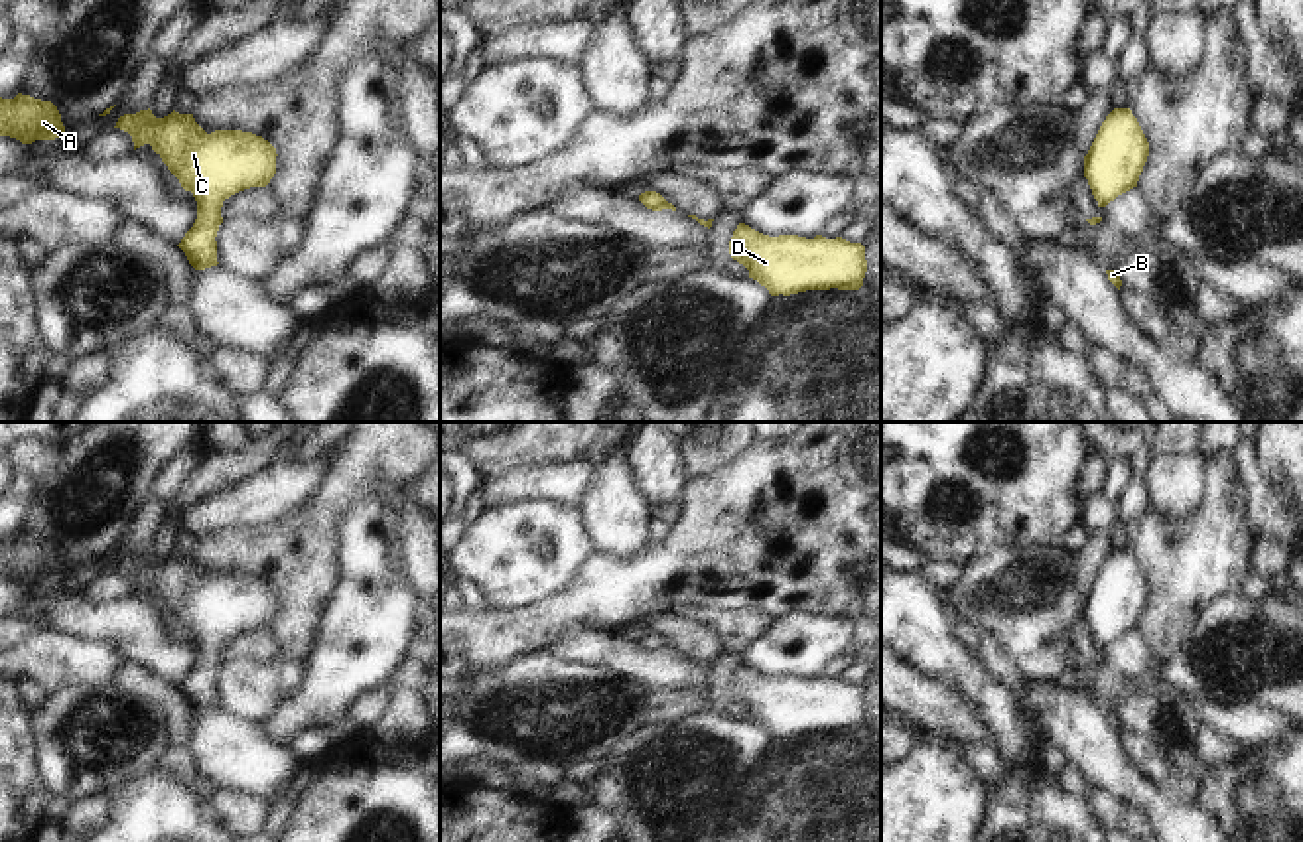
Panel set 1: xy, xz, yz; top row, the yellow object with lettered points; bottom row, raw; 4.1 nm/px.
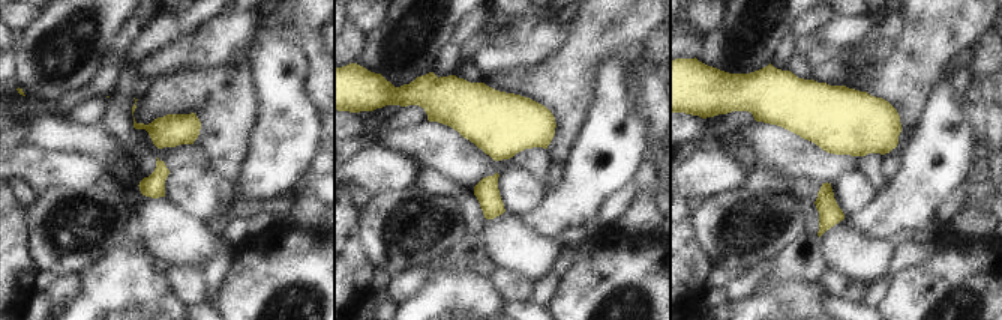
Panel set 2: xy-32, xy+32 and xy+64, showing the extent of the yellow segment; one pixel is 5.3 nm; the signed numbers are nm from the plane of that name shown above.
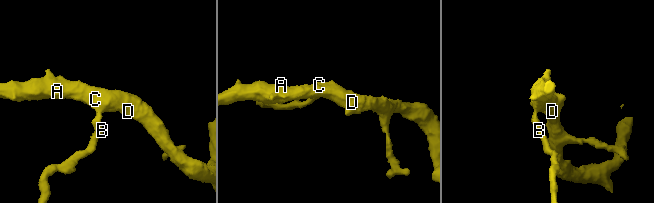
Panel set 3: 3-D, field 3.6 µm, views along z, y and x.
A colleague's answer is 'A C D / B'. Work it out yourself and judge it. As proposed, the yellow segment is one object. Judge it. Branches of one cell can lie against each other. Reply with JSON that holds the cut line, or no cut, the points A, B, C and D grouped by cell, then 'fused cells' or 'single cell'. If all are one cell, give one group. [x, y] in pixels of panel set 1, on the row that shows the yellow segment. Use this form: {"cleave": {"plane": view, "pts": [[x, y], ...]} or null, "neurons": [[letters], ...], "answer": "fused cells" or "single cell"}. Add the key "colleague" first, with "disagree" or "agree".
{"colleague": "disagree", "cleave": null, "neurons": [["A", "B", "C", "D"]], "answer": "single cell"}

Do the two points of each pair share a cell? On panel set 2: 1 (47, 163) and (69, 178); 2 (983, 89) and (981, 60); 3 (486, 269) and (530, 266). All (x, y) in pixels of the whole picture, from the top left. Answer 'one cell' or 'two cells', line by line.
1: one cell
2: two cells
3: two cells

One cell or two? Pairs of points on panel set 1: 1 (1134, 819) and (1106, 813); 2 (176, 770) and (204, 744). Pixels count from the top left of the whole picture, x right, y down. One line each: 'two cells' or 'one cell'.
1: one cell
2: two cells

